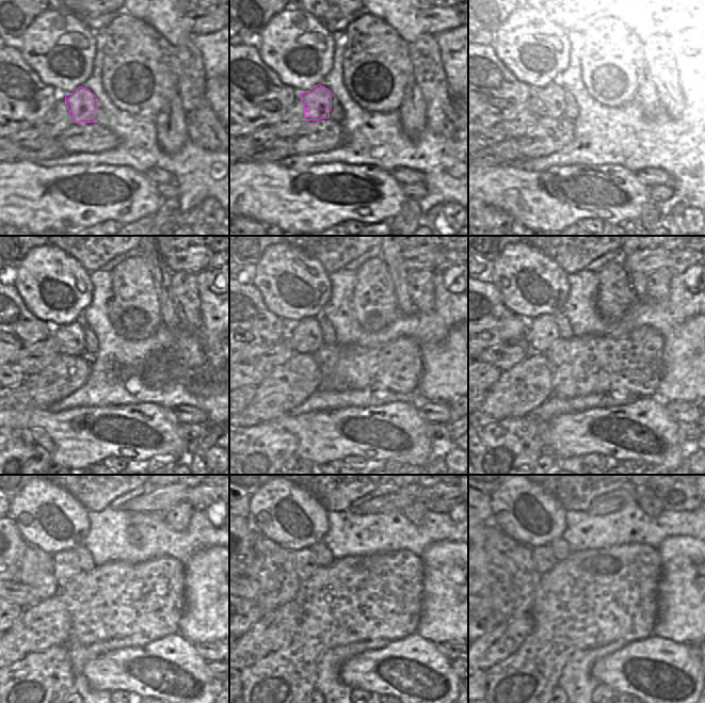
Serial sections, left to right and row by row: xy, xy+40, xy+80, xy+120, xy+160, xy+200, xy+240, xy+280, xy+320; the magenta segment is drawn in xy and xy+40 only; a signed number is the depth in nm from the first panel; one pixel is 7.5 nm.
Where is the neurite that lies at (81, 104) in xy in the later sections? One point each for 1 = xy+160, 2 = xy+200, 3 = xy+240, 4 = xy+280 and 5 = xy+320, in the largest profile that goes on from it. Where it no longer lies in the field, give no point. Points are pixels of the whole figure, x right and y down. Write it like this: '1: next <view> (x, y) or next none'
1: next xy+160 (305, 335)
2: next xy+200 (543, 332)
3: next xy+240 (65, 562)
4: next xy+280 (304, 562)
5: next xy+320 (543, 556)

